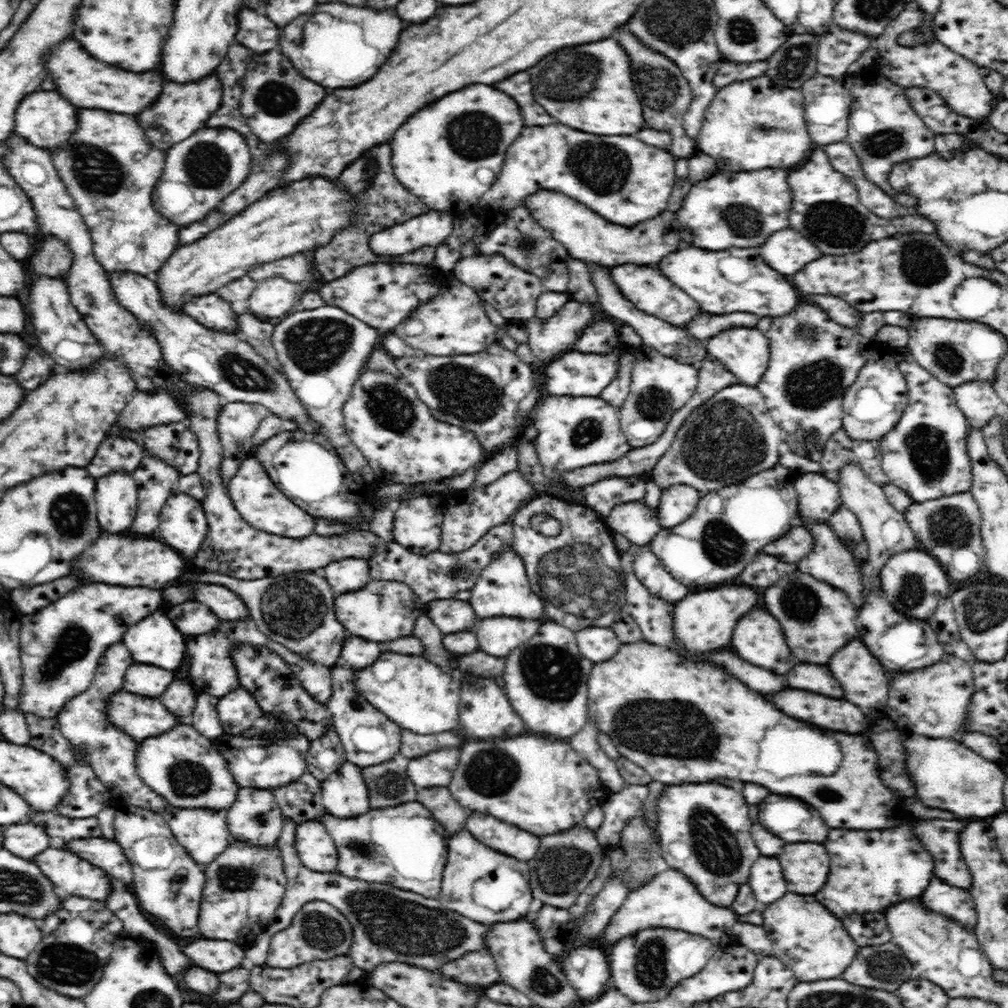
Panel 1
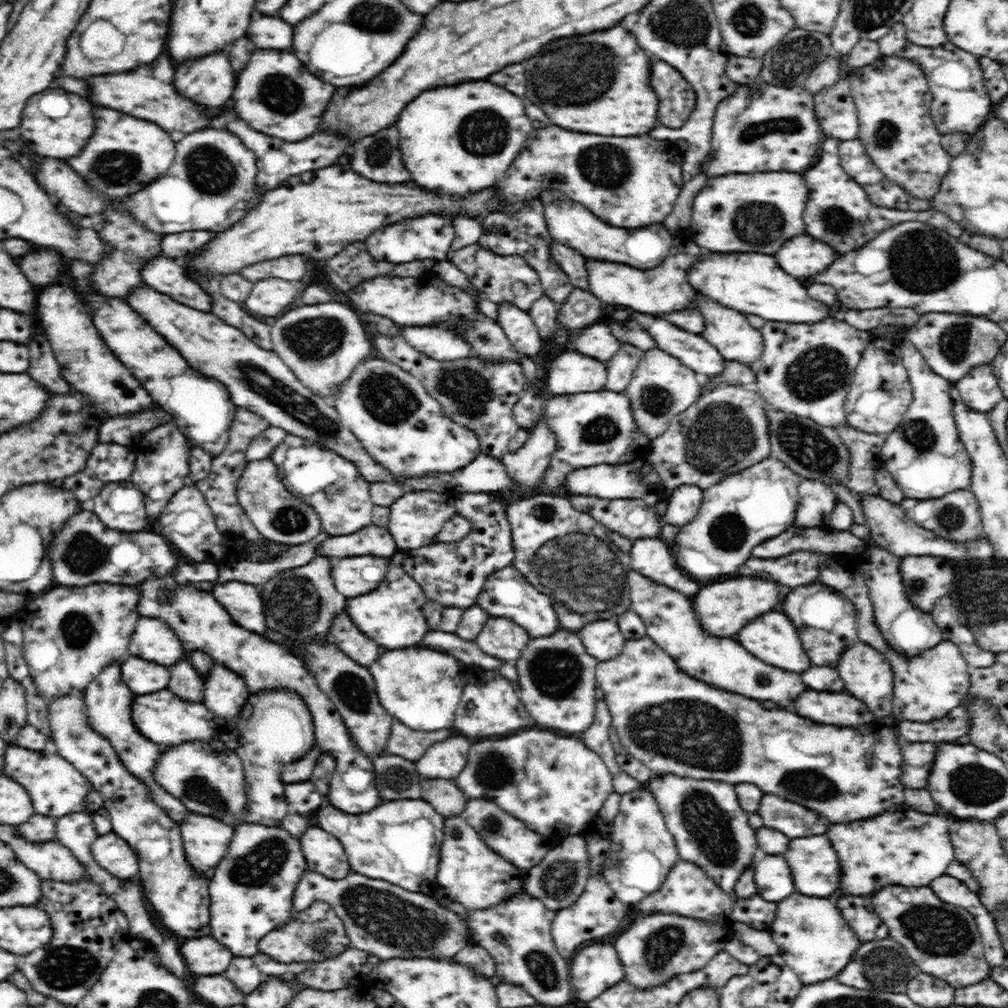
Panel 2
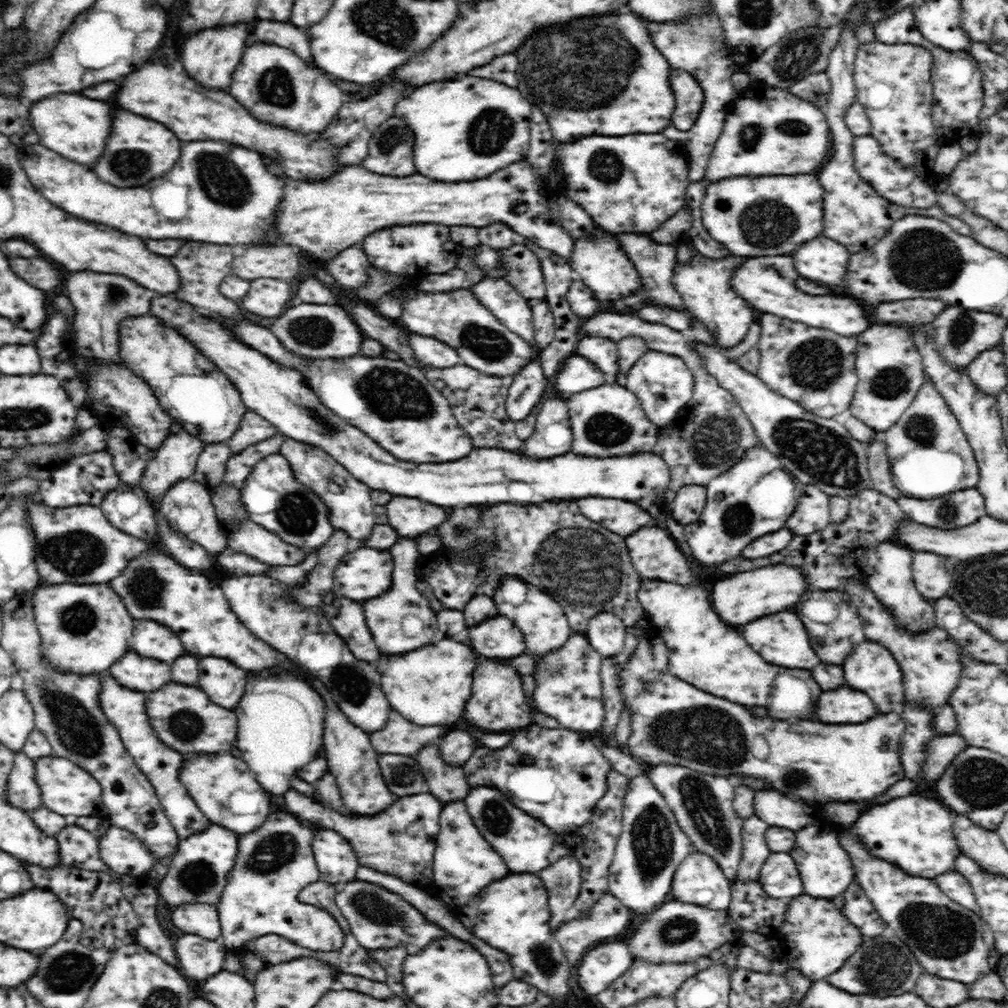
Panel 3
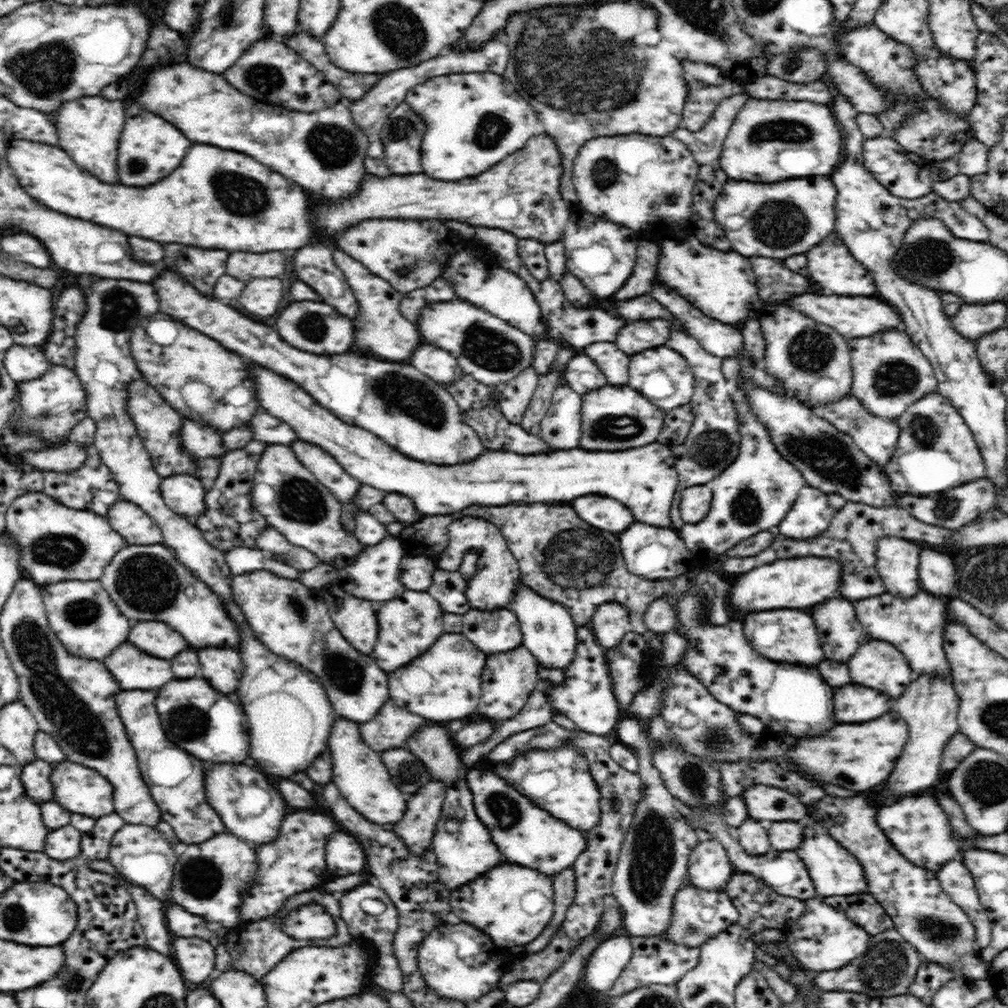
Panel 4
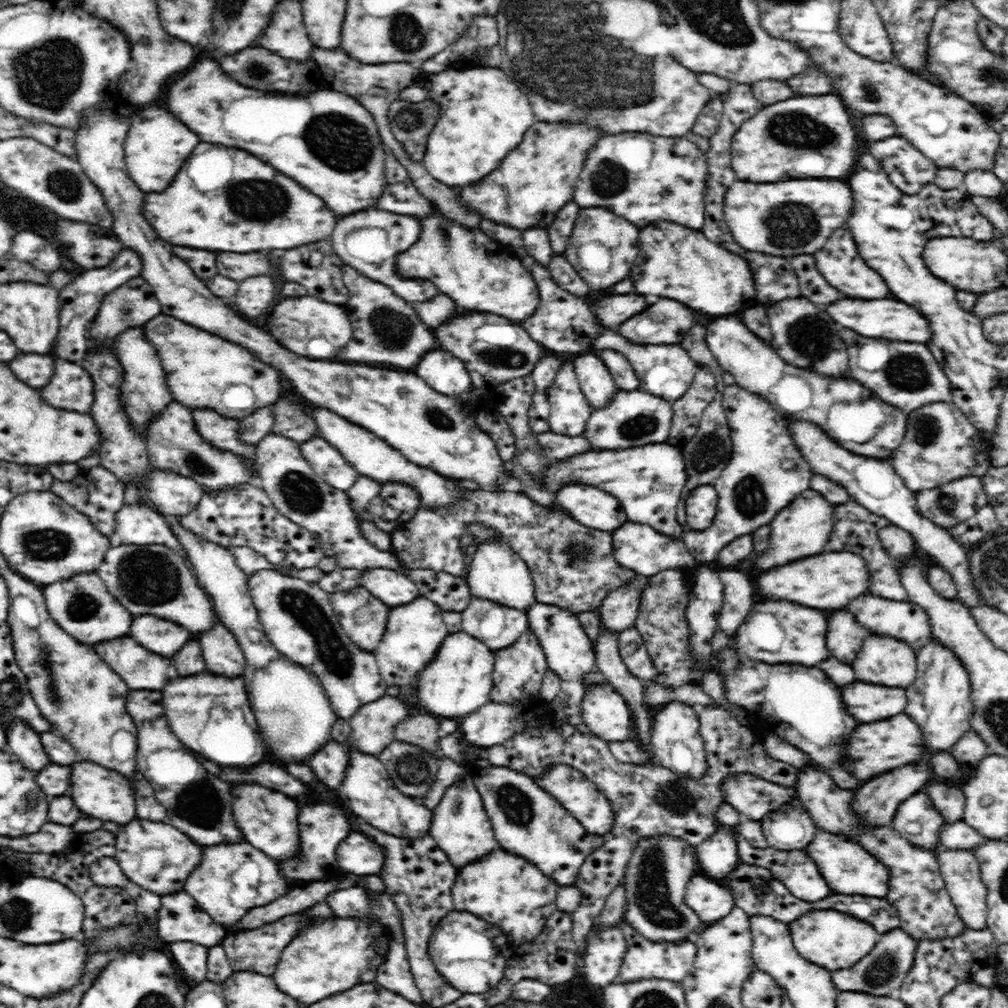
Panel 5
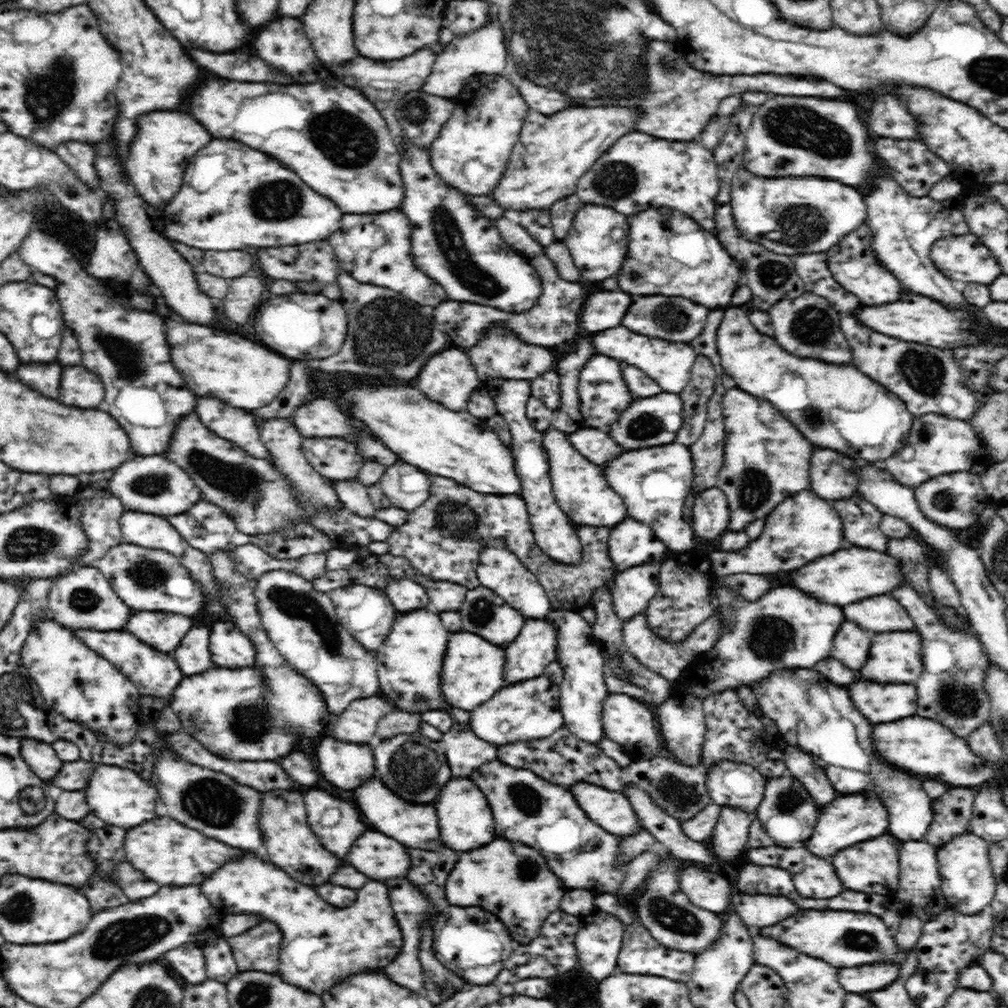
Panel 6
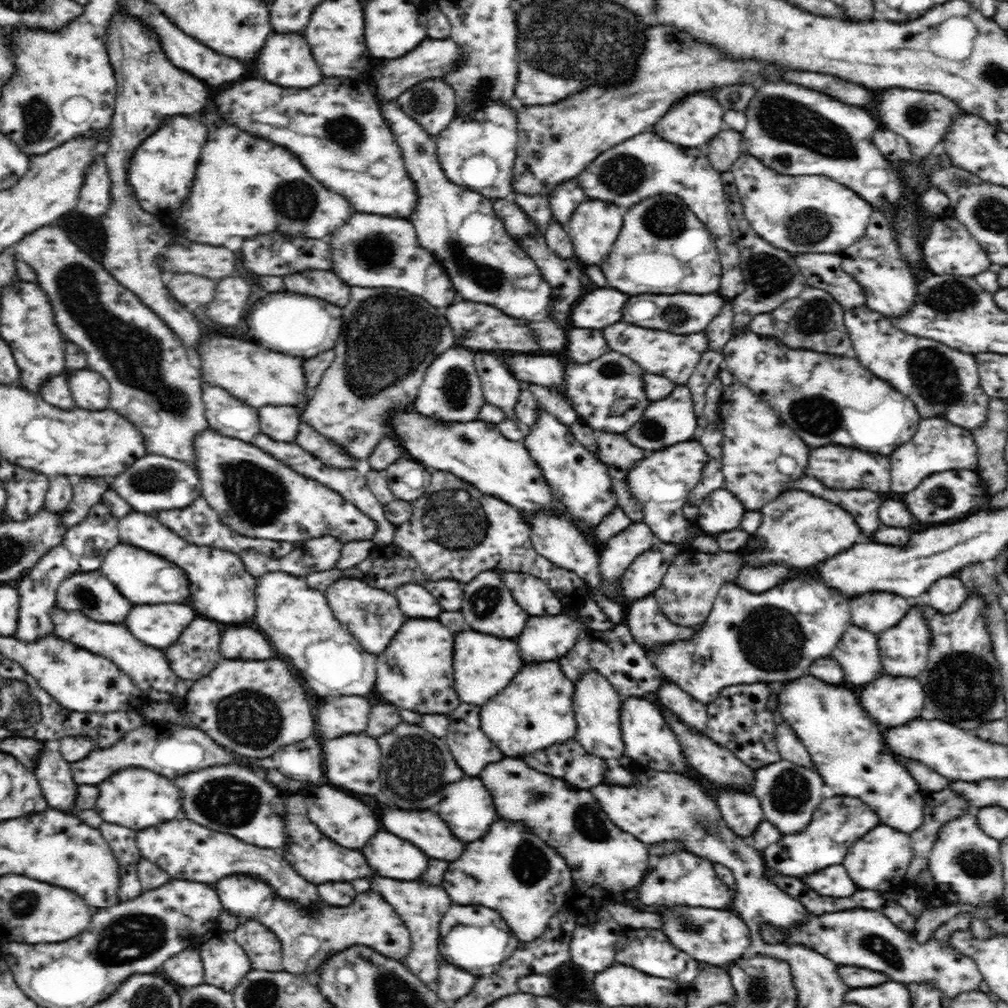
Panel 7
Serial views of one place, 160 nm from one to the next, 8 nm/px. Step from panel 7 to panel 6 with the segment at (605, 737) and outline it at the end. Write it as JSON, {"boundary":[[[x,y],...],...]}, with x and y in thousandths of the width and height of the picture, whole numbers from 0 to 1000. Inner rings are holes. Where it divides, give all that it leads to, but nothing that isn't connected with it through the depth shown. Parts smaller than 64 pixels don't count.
{"boundary":[[[547,604],[542,611],[542,616],[550,620],[552,626],[552,647],[550,653],[552,657],[558,662],[559,676],[554,680],[554,694],[557,708],[561,717],[561,722],[572,733],[579,734],[580,737],[593,739],[597,732],[600,732],[598,726],[598,694],[604,690],[602,678],[599,675],[601,668],[599,663],[599,653],[595,650],[593,638],[589,635],[588,625],[586,620],[582,618],[569,606],[551,606]]]}

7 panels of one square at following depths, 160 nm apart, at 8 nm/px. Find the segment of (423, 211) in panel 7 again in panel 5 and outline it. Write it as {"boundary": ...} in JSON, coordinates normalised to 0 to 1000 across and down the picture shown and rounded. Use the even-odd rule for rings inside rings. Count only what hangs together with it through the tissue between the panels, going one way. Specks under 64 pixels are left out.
{"boundary":[[[431,210],[425,216],[417,217],[419,220],[419,234],[415,240],[405,246],[401,252],[397,252],[397,272],[401,275],[417,274],[423,278],[429,278],[437,290],[444,292],[454,304],[462,308],[474,308],[478,311],[488,311],[506,316],[512,321],[518,321],[526,315],[536,302],[535,287],[527,270],[508,253],[506,247],[500,242],[490,239],[475,226],[464,227],[454,224],[450,219]]]}

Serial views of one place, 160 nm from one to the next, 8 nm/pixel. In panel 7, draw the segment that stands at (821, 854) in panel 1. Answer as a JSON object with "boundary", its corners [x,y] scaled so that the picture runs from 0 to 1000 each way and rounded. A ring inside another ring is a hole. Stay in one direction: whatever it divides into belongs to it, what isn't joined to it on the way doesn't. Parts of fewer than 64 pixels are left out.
{"boundary":[[[871,818],[863,823],[842,841],[841,849],[837,849],[837,861],[841,861],[841,867],[845,869],[847,877],[851,881],[861,883],[875,883],[886,886],[898,878],[898,869],[902,857],[908,850],[907,843],[903,841],[903,829],[881,818]],[[889,879],[889,881],[883,881]]]}

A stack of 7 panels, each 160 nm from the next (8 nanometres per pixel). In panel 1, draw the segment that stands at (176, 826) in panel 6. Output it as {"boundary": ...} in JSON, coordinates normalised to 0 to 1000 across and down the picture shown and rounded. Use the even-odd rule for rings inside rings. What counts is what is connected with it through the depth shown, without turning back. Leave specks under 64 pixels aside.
{"boundary":[[[103,830],[73,832],[62,837],[61,842],[65,841],[100,861],[119,878],[129,880],[132,871],[131,858],[115,834]]]}

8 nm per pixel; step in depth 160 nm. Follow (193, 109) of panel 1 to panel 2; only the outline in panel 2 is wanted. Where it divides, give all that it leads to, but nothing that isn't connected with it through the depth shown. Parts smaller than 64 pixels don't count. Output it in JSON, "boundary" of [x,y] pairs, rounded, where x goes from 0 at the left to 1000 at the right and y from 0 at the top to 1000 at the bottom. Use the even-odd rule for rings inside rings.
{"boundary":[[[215,50],[214,54],[175,64],[175,87],[179,87],[187,99],[202,103],[202,107],[218,107],[218,103],[224,103],[234,82],[233,70],[224,52]]]}

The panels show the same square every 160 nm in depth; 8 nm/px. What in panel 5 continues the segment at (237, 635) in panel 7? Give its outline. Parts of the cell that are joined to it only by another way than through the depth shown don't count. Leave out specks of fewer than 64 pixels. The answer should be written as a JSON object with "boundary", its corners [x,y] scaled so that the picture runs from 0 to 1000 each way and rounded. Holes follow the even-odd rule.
{"boundary":[[[220,617],[202,631],[198,631],[198,641],[204,655],[204,665],[218,671],[238,671],[242,665],[242,649],[230,627],[226,627]]]}

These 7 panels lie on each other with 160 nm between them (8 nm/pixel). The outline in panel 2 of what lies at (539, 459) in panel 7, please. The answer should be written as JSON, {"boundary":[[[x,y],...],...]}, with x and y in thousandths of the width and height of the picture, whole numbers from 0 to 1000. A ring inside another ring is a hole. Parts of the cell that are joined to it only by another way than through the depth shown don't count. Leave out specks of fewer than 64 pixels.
{"boundary":[[[567,490],[563,495],[575,504],[574,508],[587,511],[601,524],[627,537],[655,532],[654,510],[637,495],[599,496],[575,490]]]}

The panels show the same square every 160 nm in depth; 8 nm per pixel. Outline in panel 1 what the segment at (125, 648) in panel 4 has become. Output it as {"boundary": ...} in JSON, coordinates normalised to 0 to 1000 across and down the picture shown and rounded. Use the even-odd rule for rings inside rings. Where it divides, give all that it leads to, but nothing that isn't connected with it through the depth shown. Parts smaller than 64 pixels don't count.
{"boundary":[[[131,659],[123,669],[122,683],[125,687],[139,690],[159,690],[167,679],[171,679],[173,669],[155,661]]]}

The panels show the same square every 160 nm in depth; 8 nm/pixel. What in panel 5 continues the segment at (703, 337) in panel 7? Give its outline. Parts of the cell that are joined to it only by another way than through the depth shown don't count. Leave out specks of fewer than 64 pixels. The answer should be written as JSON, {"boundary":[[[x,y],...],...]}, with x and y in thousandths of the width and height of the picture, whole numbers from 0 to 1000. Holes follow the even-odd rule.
{"boundary":[[[601,327],[595,335],[591,334],[589,345],[605,345],[605,348],[613,347],[616,352],[621,353],[624,361],[627,361],[629,370],[635,378],[635,387],[653,392],[665,400],[679,393],[679,390],[687,381],[690,369],[694,367],[694,364],[683,351],[682,346],[678,346],[674,341],[638,342],[630,339],[625,341],[613,329],[607,329],[607,327]]]}

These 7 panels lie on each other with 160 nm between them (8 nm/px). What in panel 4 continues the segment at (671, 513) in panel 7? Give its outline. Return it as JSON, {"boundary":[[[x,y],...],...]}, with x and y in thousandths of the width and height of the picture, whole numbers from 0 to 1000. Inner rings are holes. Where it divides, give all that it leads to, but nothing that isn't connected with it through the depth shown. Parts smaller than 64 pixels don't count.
{"boundary":[[[245,358],[256,383],[258,407],[289,422],[298,438],[319,443],[341,466],[357,477],[384,489],[407,492],[415,508],[421,512],[457,508],[470,500],[497,502],[530,500],[530,498],[560,498],[581,490],[609,494],[627,506],[633,518],[665,524],[665,500],[674,480],[670,452],[664,441],[653,438],[638,443],[615,448],[581,448],[575,444],[554,446],[536,452],[514,452],[508,448],[480,448],[468,460],[452,464],[429,462],[407,455],[387,444],[365,427],[347,423],[325,406],[317,403],[291,377]],[[520,482],[520,486],[514,486]]]}

